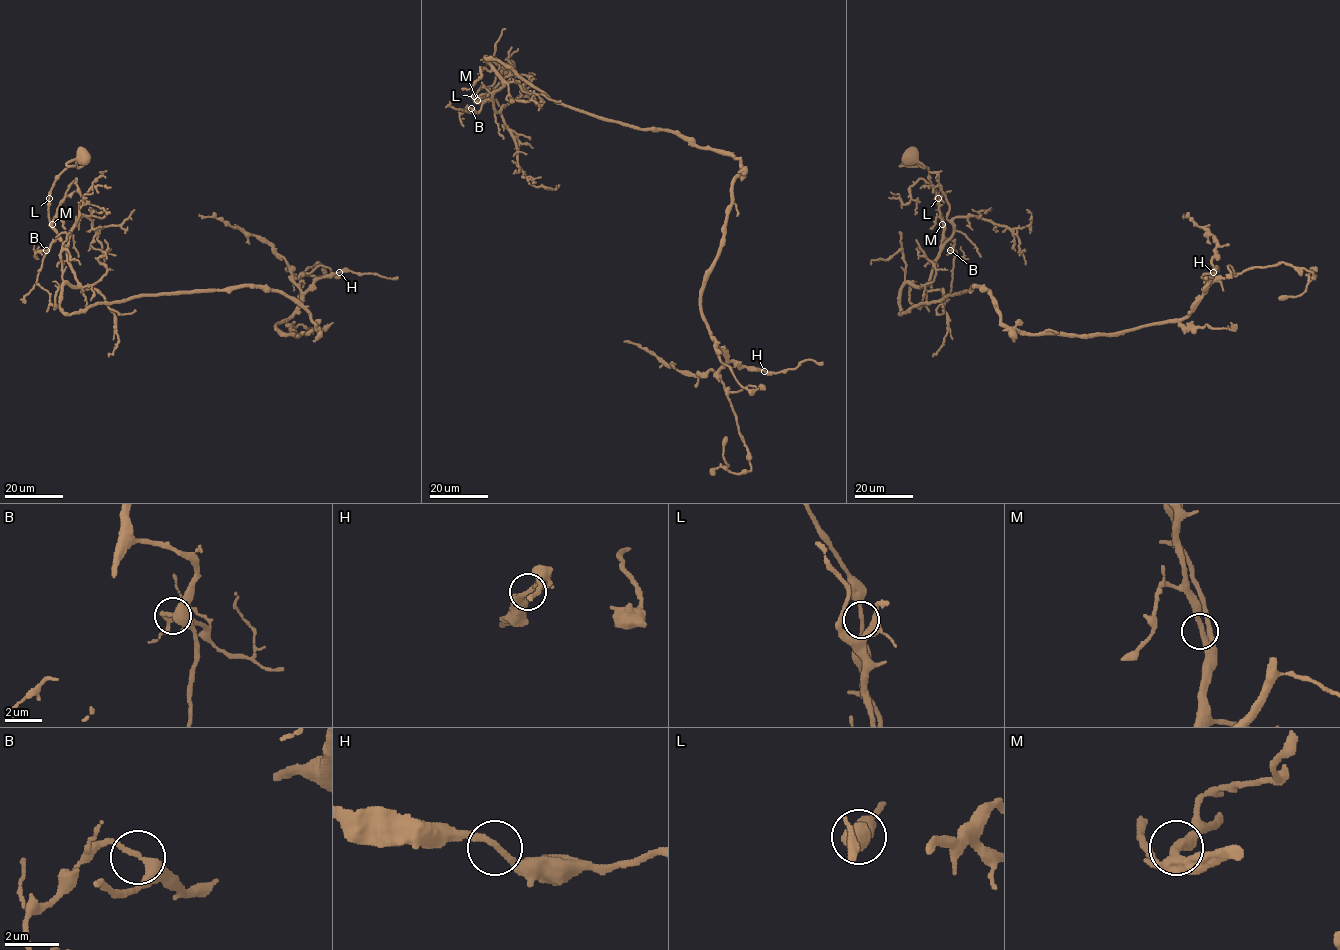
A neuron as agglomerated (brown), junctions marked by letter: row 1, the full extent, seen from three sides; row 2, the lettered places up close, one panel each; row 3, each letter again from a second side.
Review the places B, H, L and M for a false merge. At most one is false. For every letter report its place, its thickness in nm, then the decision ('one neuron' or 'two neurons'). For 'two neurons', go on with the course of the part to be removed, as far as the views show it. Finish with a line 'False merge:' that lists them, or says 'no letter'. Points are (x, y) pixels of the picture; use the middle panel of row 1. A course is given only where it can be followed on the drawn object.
B: at (471, 108); 320 nm thick; one neuron
H: at (764, 371); 240 nm thick; one neuron
L: at (474, 96); 190 nm thick; one neuron
M: at (477, 100); 300 nm thick; one neuron
False merge: no letter

